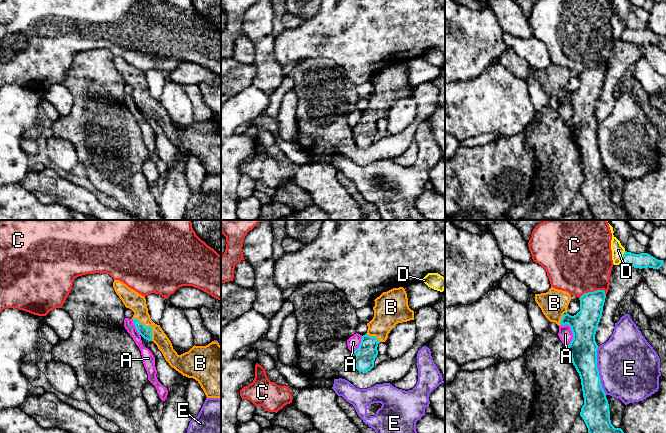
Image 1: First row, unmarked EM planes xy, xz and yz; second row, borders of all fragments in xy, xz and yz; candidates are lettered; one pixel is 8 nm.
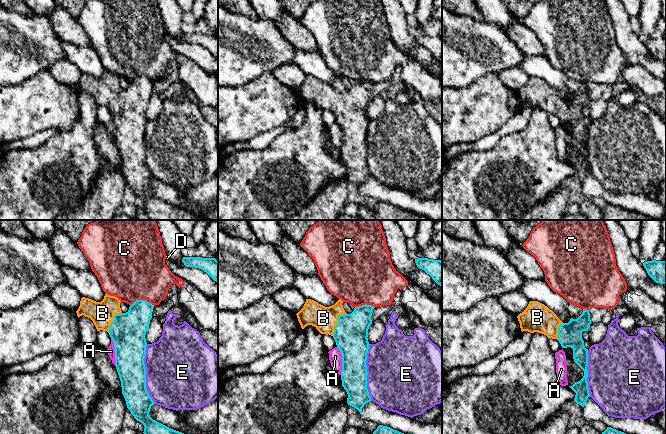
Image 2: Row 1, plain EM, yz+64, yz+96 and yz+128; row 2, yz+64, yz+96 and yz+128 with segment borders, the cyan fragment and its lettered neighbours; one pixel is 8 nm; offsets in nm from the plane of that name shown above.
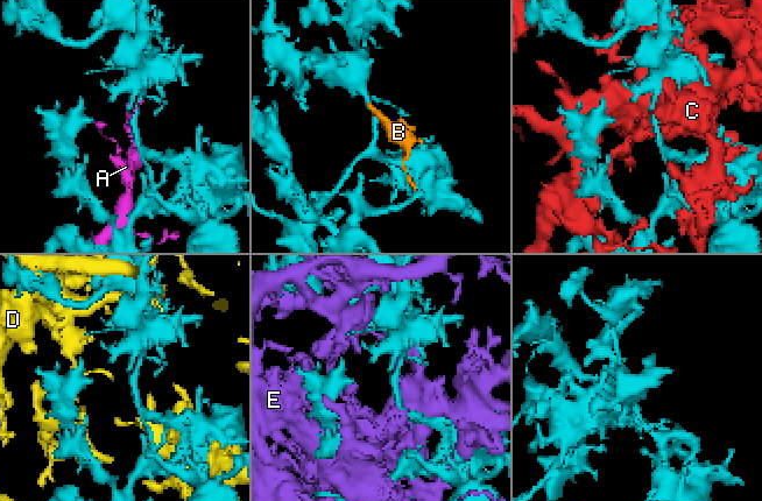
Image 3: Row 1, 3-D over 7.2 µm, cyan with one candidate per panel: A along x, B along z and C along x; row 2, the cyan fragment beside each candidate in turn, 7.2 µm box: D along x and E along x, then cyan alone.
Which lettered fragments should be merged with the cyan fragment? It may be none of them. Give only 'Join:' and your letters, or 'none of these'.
Join: B

